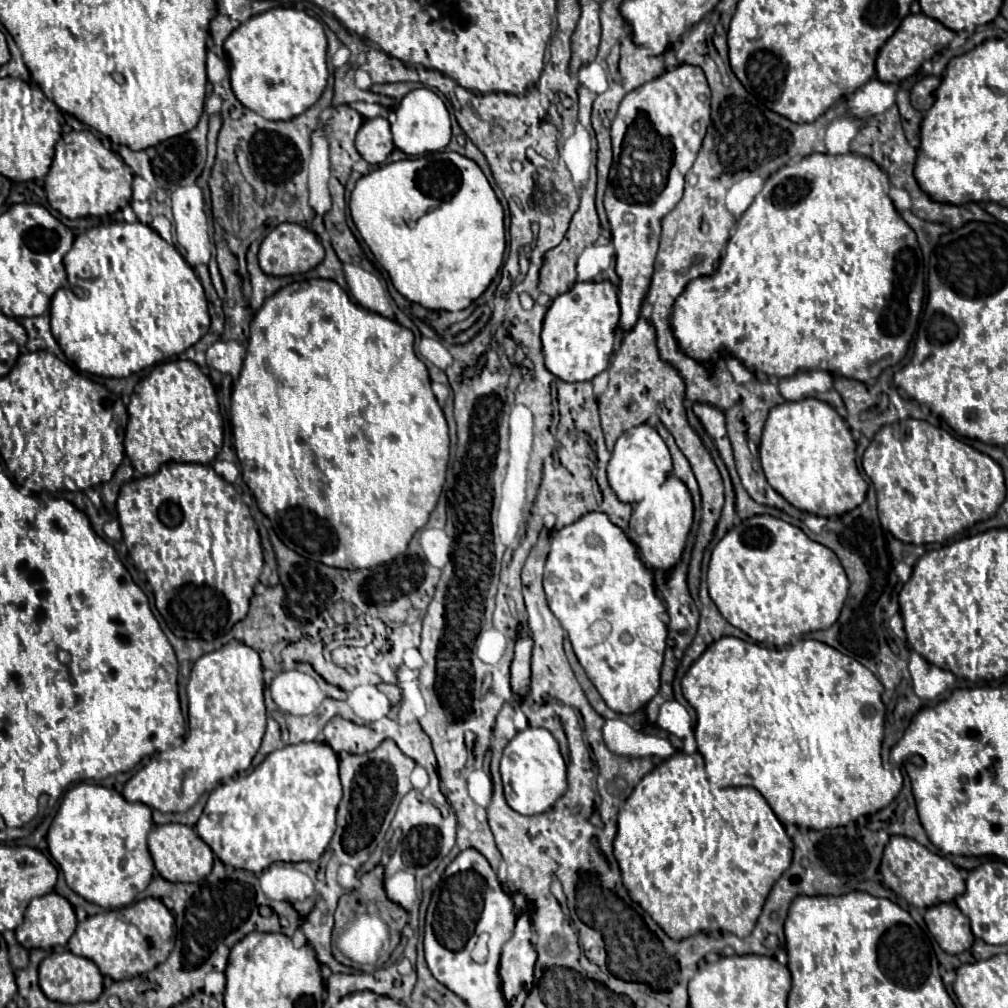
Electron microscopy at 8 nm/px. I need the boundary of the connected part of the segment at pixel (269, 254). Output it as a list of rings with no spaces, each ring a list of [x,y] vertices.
[[[280,224],[276,226],[260,244],[260,252],[258,252],[258,262],[264,274],[268,276],[292,276],[292,274],[302,274],[308,272],[312,268],[316,268],[324,258],[324,248],[318,240],[318,236],[308,230],[302,228],[300,224]]]

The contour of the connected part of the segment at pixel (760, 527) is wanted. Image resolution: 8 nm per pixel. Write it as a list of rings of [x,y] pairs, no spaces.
[[[764,514],[744,520],[716,544],[708,566],[708,592],[732,626],[760,644],[784,646],[792,636],[830,628],[838,620],[848,594],[848,578],[832,550],[810,540],[800,528]]]

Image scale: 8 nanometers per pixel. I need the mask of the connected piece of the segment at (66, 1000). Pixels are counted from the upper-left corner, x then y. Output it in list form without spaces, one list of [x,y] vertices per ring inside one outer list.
[[[66,948],[52,952],[50,956],[46,956],[40,962],[38,978],[40,978],[40,988],[46,994],[46,998],[50,998],[54,1002],[62,1002],[62,1004],[96,1002],[98,996],[102,994],[102,974],[100,974],[98,966],[92,960],[76,956]]]

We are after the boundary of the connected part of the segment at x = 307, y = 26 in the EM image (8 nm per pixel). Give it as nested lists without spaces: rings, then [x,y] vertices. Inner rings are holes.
[[[272,8],[252,16],[224,42],[232,90],[246,108],[268,120],[290,120],[300,116],[326,88],[326,48],[324,26],[306,12]]]

